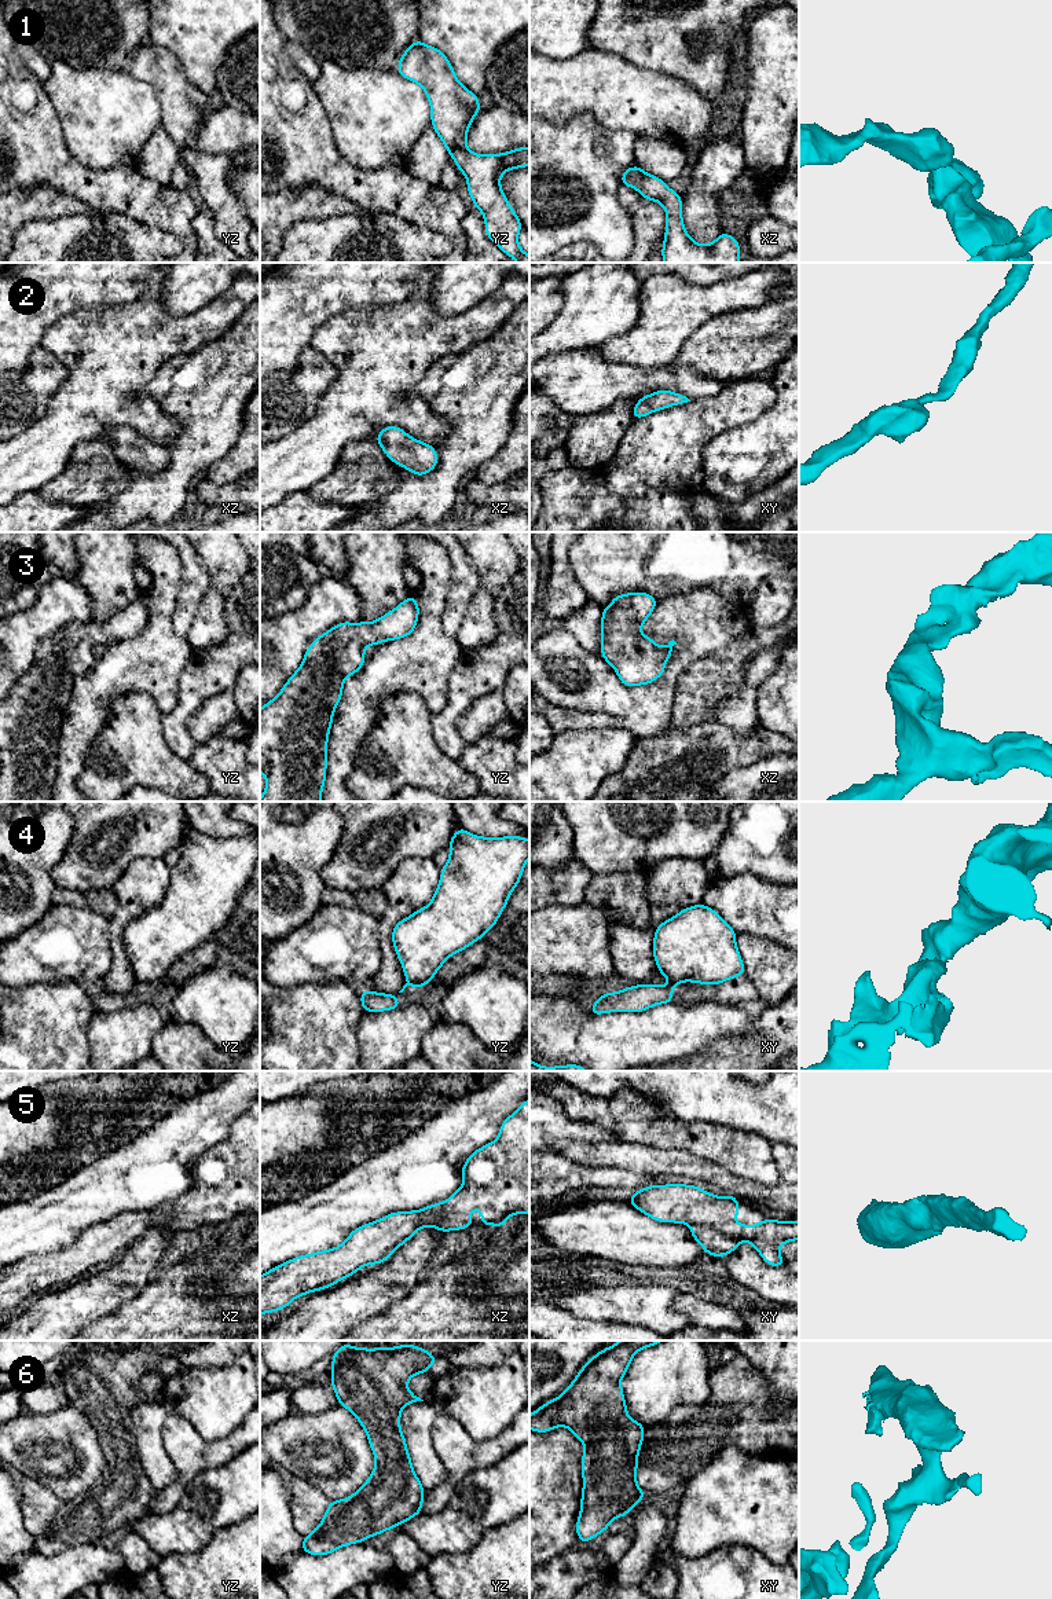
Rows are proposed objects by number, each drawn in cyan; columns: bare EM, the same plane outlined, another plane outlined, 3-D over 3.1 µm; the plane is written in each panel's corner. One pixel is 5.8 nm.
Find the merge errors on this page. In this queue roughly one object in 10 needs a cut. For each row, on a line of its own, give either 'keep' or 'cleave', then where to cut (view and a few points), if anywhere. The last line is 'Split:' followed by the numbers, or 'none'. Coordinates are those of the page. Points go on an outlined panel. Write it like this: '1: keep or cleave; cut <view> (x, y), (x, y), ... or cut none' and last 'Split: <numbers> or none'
1: keep; cut none
2: keep; cut none
3: keep; cut none
4: cleave; cut xy (671, 980), (678, 982)
5: keep; cut none
6: keep; cut none
Split: 4

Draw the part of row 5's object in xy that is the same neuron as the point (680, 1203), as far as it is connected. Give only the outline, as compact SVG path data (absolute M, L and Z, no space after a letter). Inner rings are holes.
M649 1185L635 1191L627 1202L655 1221L690 1225L693 1239L714 1257L727 1255L745 1240L766 1264L784 1266L778 1247L799 1240L799 1222L765 1218L758 1225L737 1224L740 1200L732 1193L715 1196L696 1185Z

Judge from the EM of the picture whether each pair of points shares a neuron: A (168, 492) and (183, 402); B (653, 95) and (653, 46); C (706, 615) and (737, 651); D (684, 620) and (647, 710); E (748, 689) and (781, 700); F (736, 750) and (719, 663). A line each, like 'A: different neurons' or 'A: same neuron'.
A: same neuron
B: different neurons
C: different neurons
D: same neuron
E: different neurons
F: different neurons

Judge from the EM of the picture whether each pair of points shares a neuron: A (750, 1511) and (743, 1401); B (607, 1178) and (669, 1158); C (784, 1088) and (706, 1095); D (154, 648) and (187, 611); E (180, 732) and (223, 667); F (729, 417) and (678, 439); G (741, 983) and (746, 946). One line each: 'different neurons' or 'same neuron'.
A: different neurons
B: different neurons
C: same neuron
D: different neurons
E: same neuron
F: same neuron
G: different neurons

